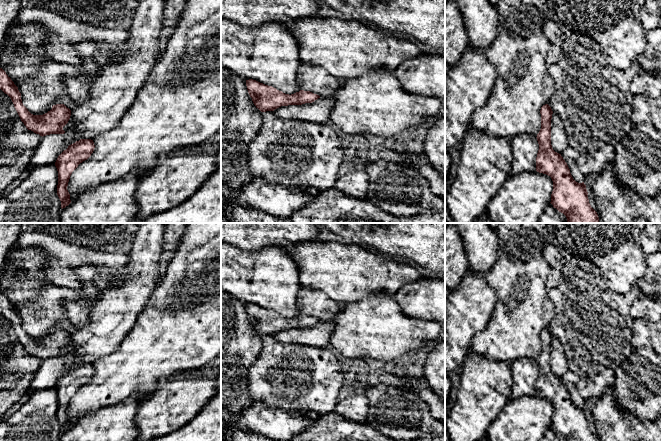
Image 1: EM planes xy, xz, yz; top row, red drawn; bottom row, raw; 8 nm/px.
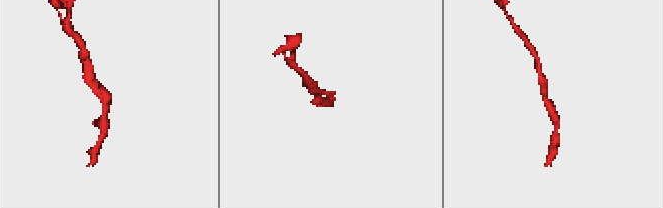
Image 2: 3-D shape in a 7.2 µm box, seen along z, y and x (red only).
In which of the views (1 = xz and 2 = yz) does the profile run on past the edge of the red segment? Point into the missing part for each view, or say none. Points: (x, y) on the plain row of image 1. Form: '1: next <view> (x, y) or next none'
1: next none
2: next none

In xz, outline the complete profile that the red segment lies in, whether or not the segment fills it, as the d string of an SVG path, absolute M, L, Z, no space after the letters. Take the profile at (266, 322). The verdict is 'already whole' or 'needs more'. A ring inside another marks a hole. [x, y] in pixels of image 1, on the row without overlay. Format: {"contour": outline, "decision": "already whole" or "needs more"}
{"contour": "M253 303L246 304L246 310L254 329L261 336L274 335L281 330L312 327L320 322L319 319L304 314L291 319L285 318Z", "decision": "already whole"}

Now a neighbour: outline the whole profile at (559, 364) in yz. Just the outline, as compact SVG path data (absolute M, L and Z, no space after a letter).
M553 335L551 343L551 369L555 376L561 378L569 368L568 360L561 342Z

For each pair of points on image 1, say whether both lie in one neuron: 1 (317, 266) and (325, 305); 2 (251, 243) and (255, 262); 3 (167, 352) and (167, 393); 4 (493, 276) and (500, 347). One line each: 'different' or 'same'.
1: different
2: different
3: different
4: same

